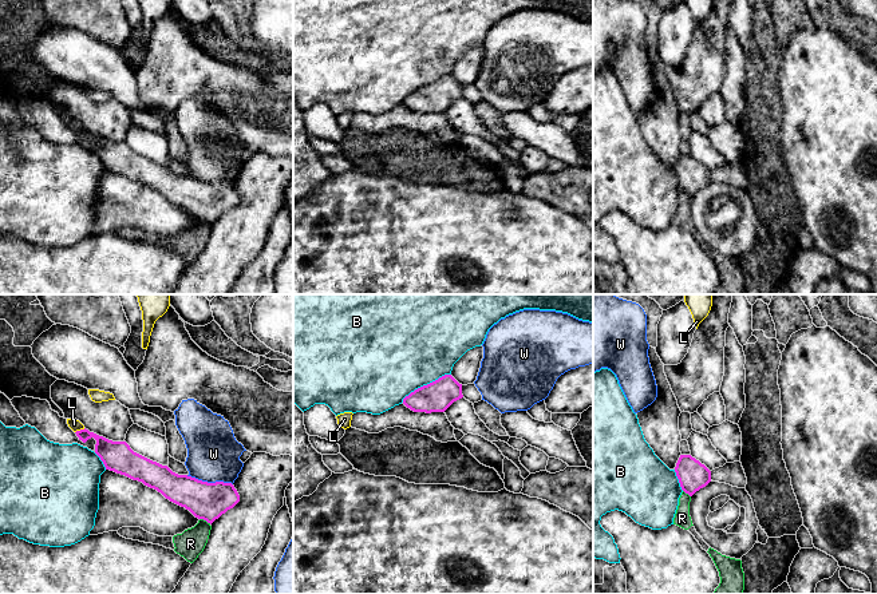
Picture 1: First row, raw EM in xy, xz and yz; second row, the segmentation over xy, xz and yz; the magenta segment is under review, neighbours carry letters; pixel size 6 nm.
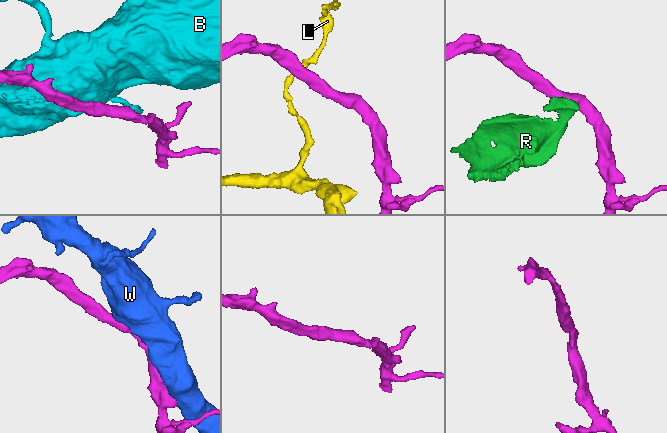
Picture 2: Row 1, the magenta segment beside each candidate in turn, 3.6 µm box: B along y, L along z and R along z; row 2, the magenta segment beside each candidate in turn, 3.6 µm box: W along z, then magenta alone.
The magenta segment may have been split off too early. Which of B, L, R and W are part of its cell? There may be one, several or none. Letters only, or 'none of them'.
none of them

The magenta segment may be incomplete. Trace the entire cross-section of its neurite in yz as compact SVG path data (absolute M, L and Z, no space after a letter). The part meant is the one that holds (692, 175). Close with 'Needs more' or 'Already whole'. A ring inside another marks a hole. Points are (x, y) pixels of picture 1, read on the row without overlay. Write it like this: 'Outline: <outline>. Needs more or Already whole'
Outline: M680 155L675 173L682 190L690 197L711 182L711 171L691 155Z. Already whole

